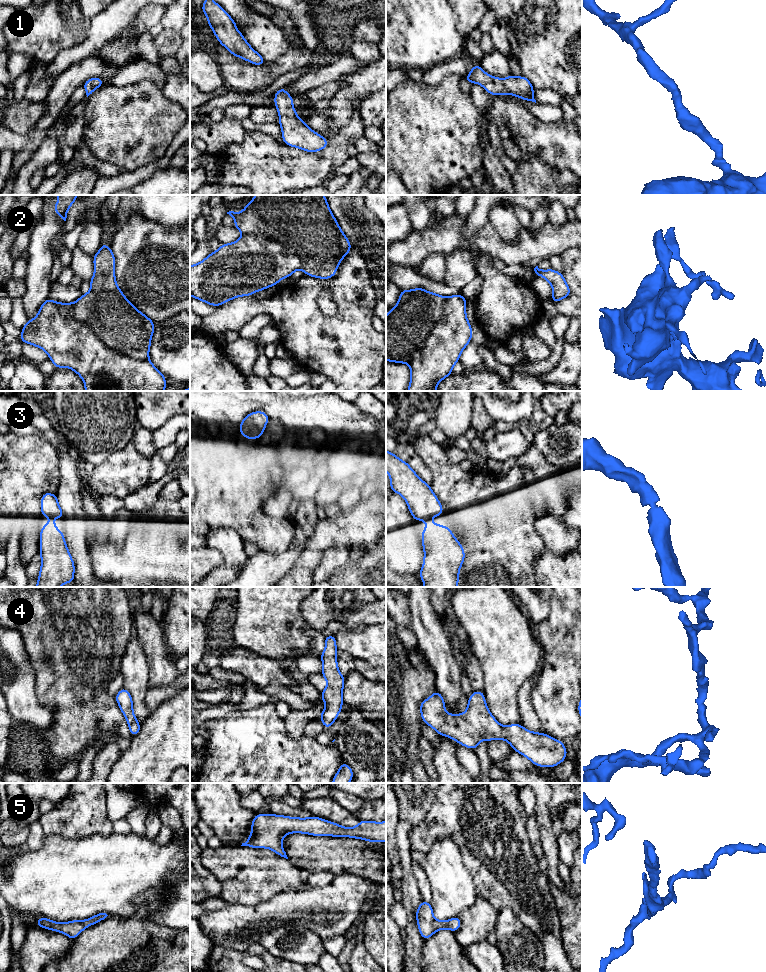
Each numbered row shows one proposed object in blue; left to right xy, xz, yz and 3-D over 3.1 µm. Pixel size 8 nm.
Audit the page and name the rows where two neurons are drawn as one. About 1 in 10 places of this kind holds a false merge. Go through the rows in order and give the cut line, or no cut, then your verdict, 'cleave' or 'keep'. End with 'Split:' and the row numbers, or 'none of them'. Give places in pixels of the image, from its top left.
1: no cut | keep
2: no cut | keep
3: no cut | keep
4: no cut | keep
5: no cut | keep
Split: none of them

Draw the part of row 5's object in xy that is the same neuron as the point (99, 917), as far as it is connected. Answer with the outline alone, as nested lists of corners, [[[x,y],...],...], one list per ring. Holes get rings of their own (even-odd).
[[[99,913],[87,920],[73,920],[65,923],[55,922],[53,920],[39,917],[35,922],[37,927],[43,927],[56,932],[61,932],[67,935],[71,940],[74,940],[85,928],[92,926],[100,921],[103,921],[108,915],[106,913]]]

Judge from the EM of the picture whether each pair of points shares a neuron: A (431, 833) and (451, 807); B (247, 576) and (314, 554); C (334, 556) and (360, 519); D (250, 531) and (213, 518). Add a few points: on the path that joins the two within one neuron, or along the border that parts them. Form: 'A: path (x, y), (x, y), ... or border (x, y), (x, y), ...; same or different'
A: path (436, 827), (450, 813); same
B: border (303, 550), (293, 567), (284, 576); different
C: border (347, 548), (329, 550), (320, 561); different
D: path (241, 522), (237, 518), (222, 518); same

